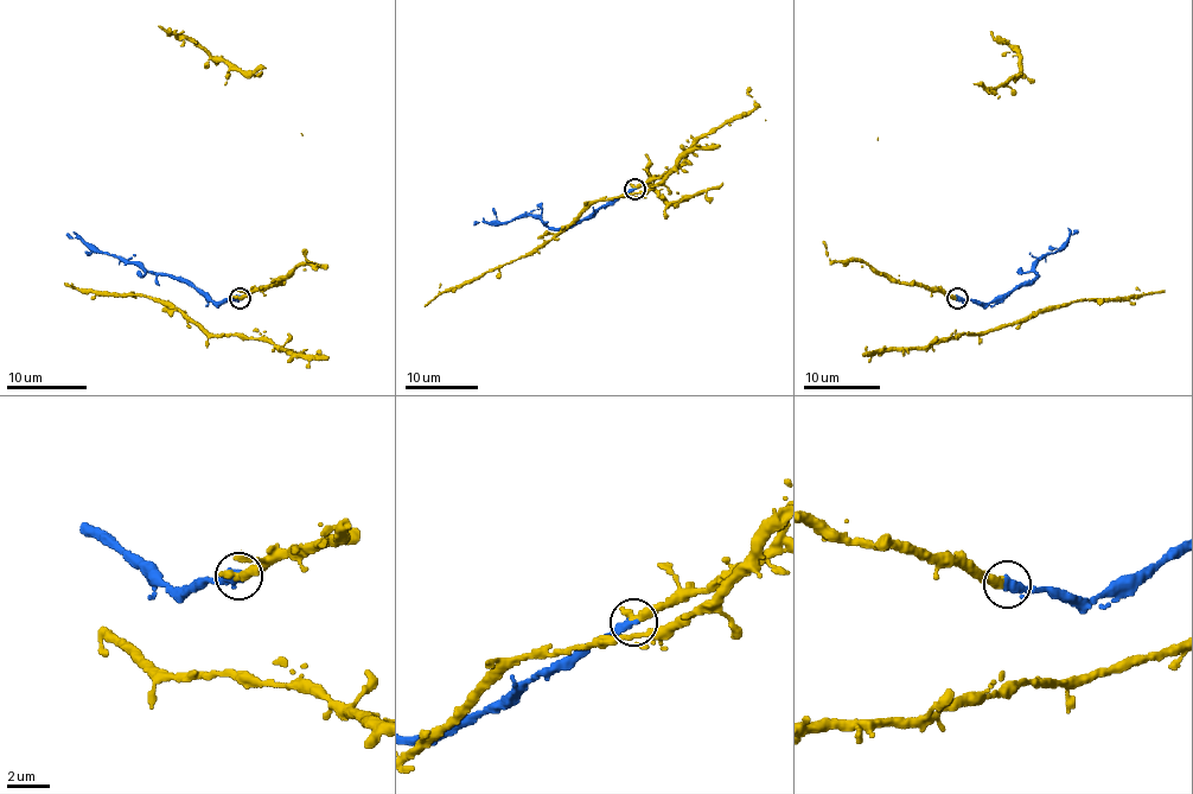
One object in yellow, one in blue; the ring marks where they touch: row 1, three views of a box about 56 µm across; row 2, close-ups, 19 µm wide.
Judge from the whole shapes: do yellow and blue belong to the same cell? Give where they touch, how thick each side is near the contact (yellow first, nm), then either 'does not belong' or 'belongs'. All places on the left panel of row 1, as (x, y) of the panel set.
place (240, 298); calibres 480 and 460 nm; belongs

